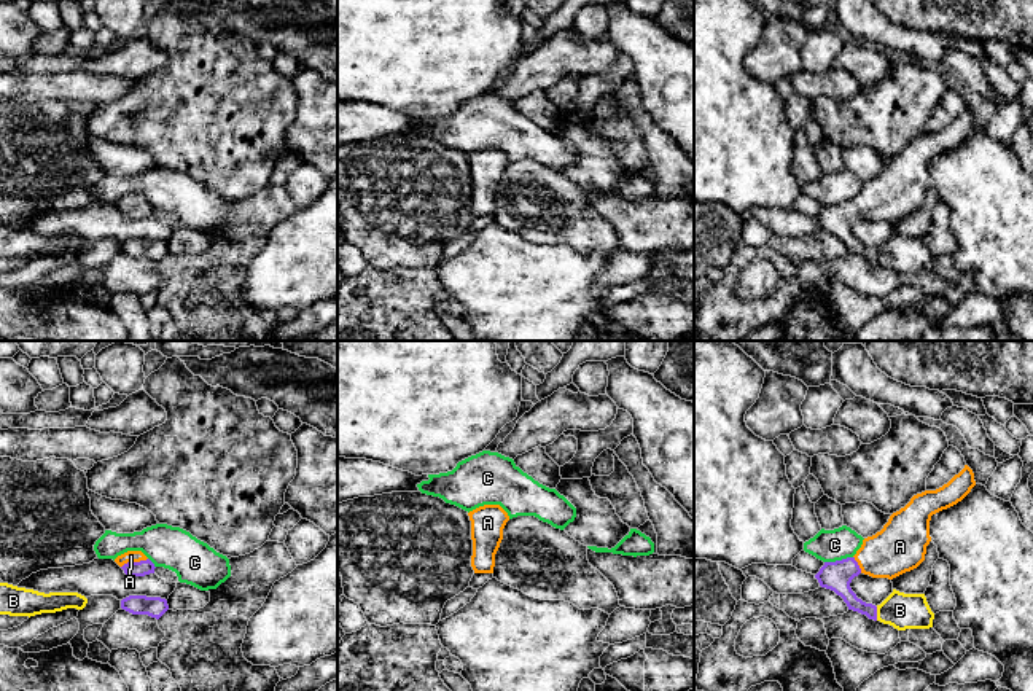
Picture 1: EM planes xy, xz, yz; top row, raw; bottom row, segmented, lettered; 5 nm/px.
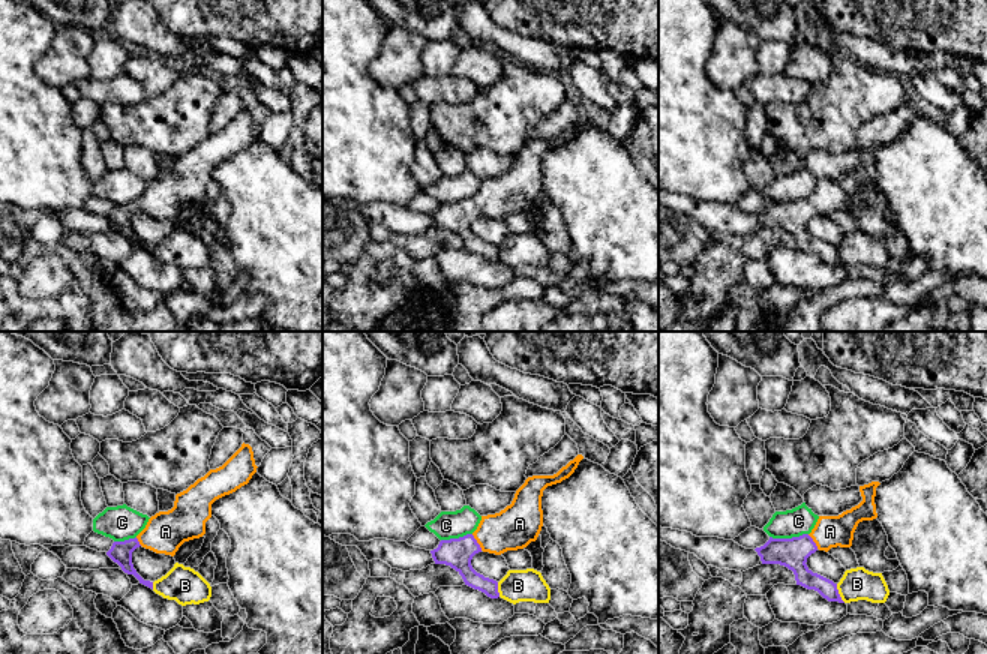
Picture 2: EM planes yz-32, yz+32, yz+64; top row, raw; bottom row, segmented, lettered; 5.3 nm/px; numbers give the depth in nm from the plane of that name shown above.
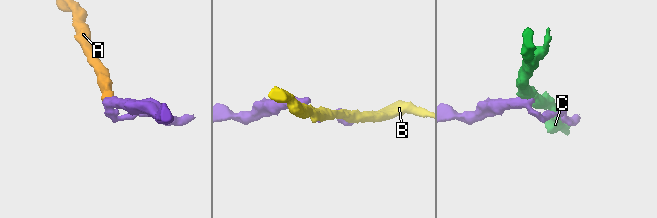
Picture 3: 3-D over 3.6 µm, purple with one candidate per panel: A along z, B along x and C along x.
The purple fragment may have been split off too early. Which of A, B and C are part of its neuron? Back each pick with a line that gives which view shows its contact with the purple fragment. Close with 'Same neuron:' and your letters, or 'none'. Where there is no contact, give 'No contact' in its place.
A: Touches purple in xy
Same neuron: A

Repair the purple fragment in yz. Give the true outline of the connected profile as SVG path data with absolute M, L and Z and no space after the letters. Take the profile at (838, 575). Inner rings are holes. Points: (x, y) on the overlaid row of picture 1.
M965 468L936 490L925 490L893 513L880 532L863 540L853 557L824 562L815 575L821 588L834 591L848 610L877 621L877 607L856 597L850 583L860 573L893 580L917 568L931 541L931 516L961 502L976 486L973 470Z

